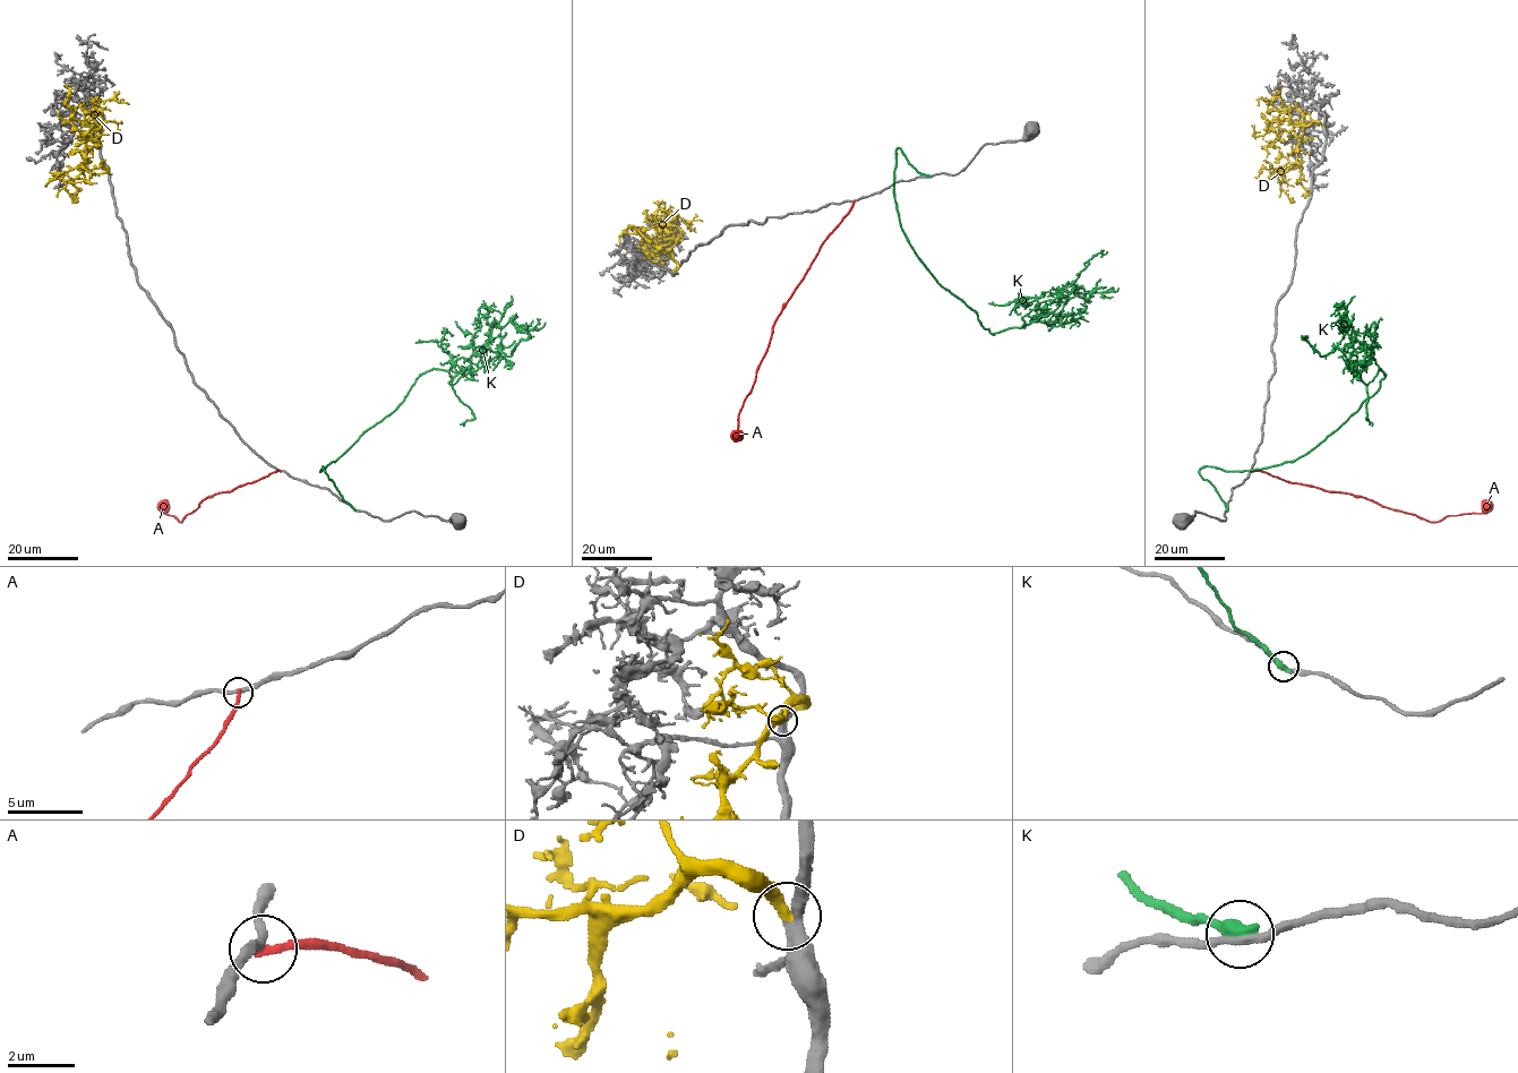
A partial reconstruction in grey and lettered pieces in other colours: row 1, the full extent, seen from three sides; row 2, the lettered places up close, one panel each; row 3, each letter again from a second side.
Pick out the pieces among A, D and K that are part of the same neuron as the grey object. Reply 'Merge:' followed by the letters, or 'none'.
Merge: D

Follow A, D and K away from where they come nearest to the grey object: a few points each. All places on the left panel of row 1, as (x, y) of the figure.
A: (281, 471), (231, 491), (209, 496), (180, 522), (164, 513), (164, 500)
D: (99, 126), (86, 143), (82, 153), (83, 161), (61, 178), (74, 200), (78, 197)
K: (354, 509), (323, 466), (388, 415), (419, 376), (446, 370), (453, 385), (499, 348), (509, 355), (533, 336)

